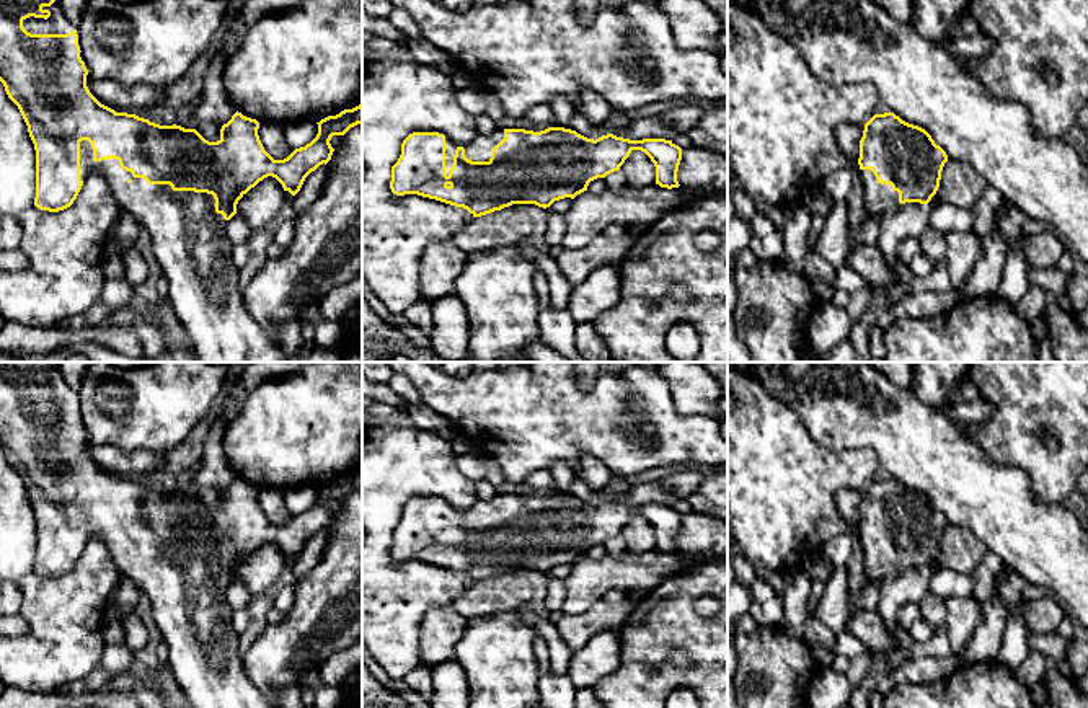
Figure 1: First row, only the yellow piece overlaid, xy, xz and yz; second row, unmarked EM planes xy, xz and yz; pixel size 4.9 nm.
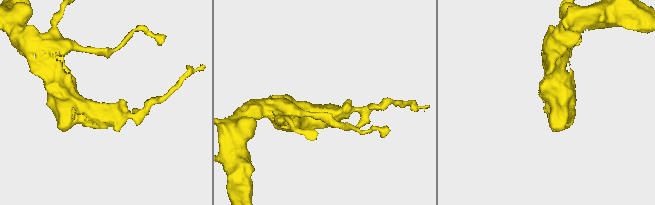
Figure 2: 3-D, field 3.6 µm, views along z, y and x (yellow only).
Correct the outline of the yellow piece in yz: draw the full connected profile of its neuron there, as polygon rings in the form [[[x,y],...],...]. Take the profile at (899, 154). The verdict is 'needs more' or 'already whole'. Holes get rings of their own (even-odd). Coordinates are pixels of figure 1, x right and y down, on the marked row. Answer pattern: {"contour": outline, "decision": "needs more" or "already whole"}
{"contour": [[[894,113],[874,114],[860,140],[863,206],[882,217],[905,202],[928,204],[940,188],[946,152]]], "decision": "needs more"}

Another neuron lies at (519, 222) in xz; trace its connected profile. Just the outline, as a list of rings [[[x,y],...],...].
[[[512,204],[501,210],[475,217],[452,238],[467,253],[493,251],[499,246],[530,241],[535,248],[548,253],[545,243],[546,212],[535,204]]]

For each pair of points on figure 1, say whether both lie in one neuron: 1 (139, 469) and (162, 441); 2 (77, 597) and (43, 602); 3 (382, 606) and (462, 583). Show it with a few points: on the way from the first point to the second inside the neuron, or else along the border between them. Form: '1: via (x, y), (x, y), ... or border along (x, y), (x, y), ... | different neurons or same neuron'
1: border along (114, 446), (128, 452), (154, 451), (165, 455) | different neurons
2: via (69, 602), (51, 602) | same neuron
3: via (402, 594), (418, 588), (442, 586) | same neuron

